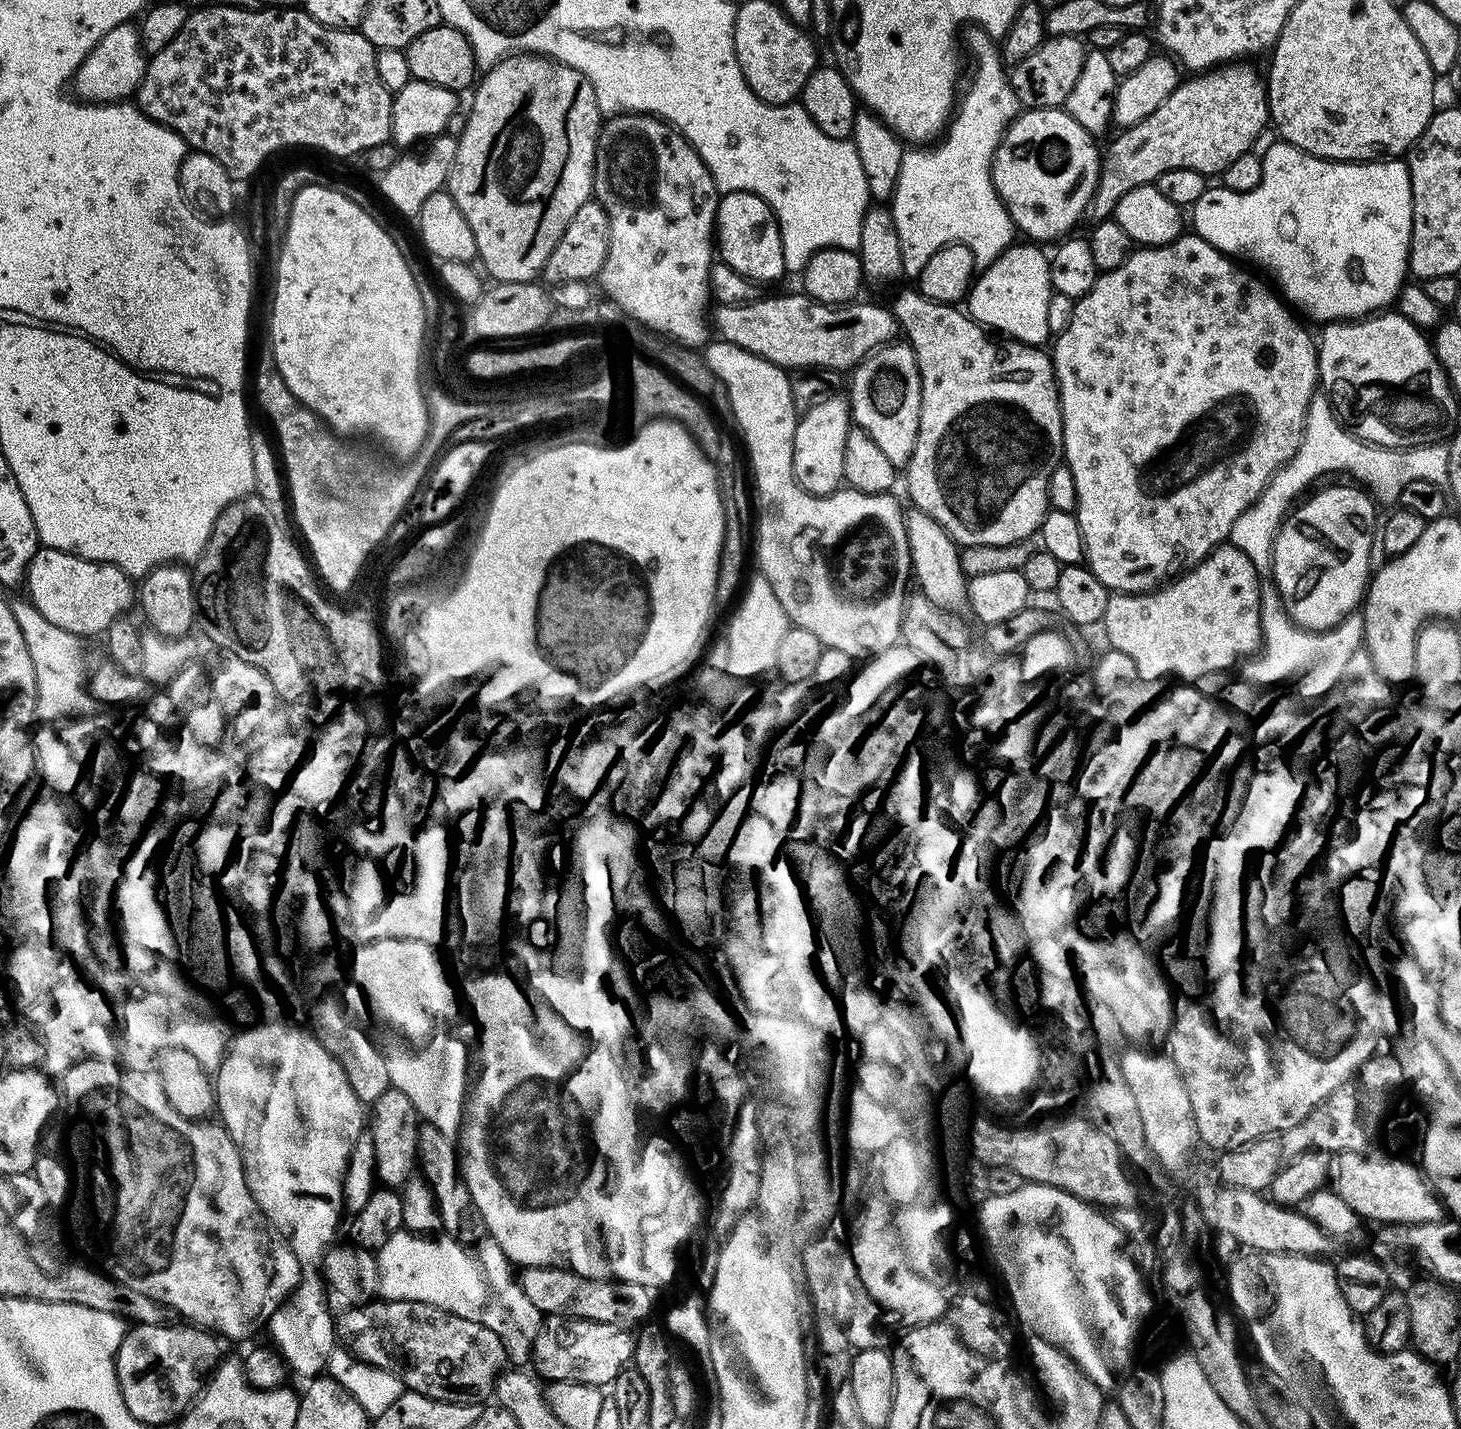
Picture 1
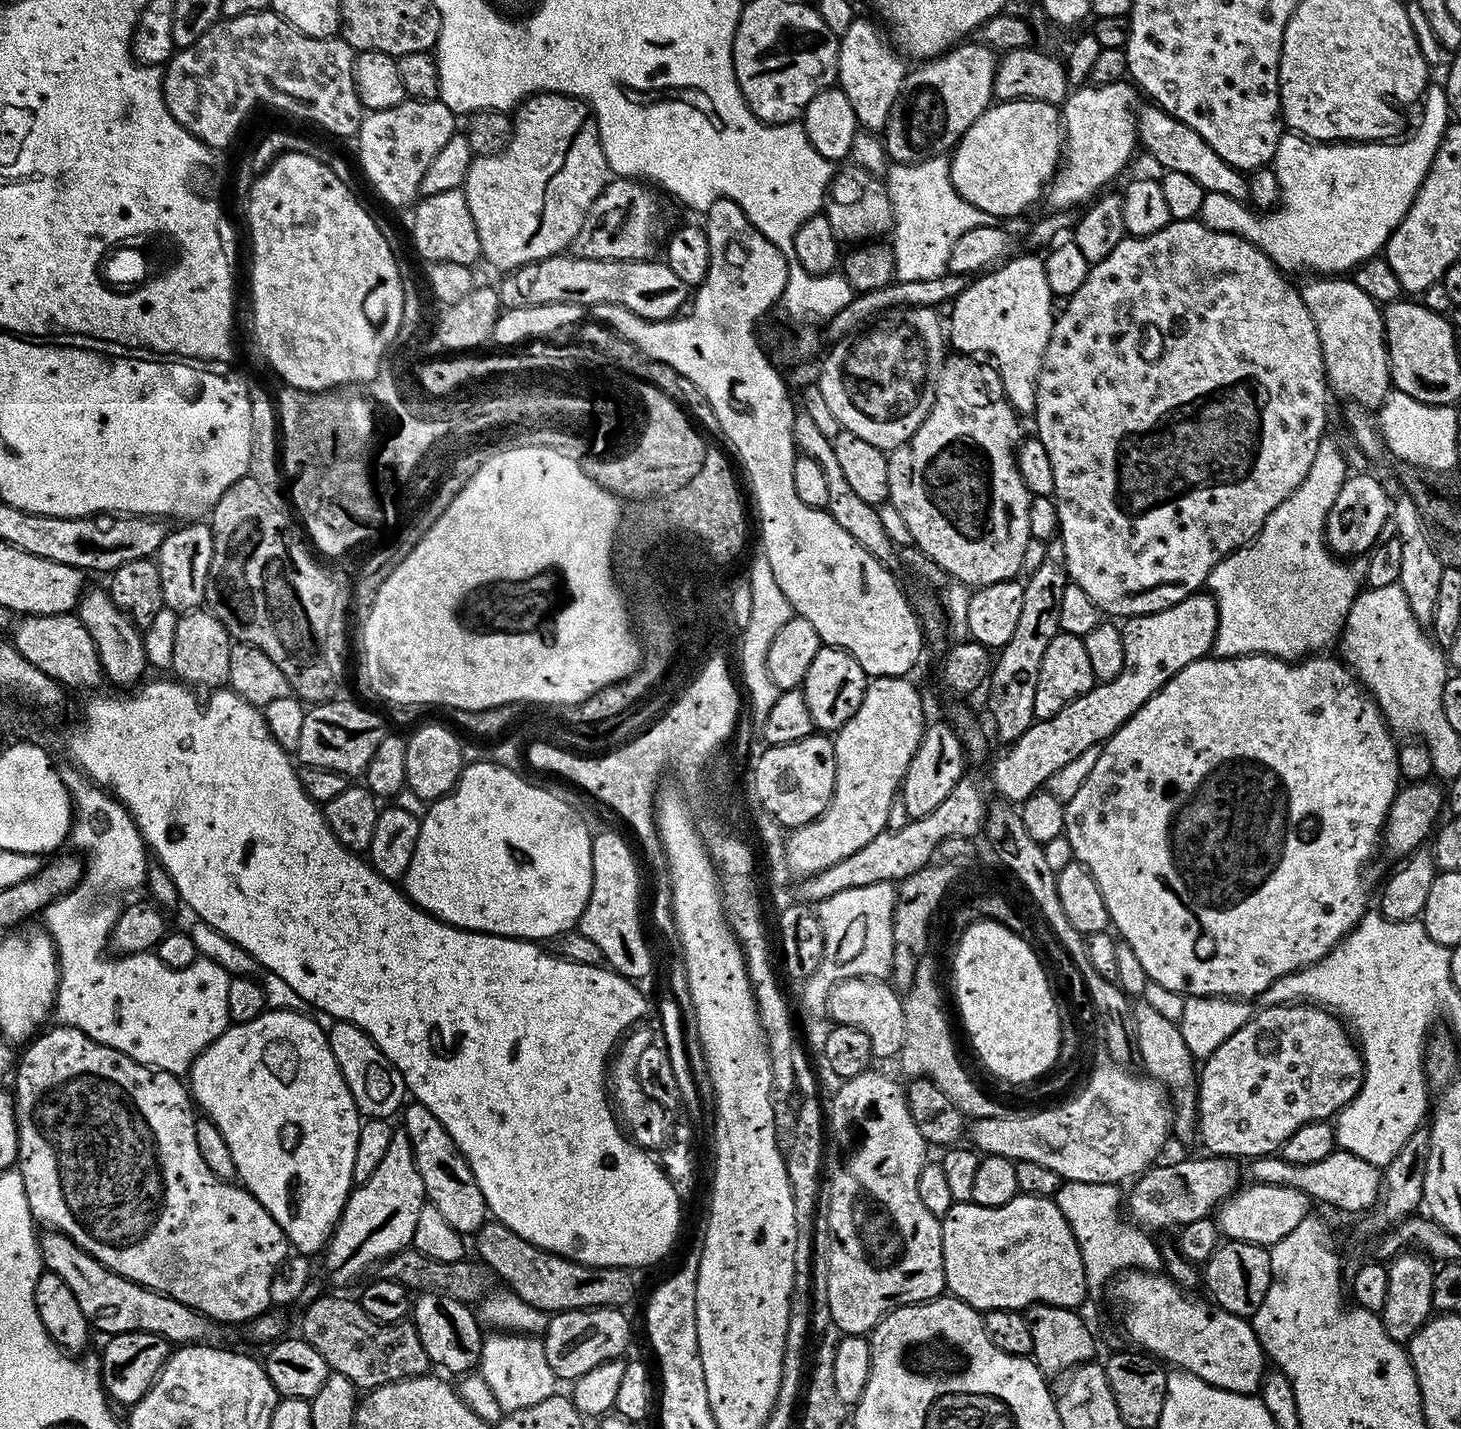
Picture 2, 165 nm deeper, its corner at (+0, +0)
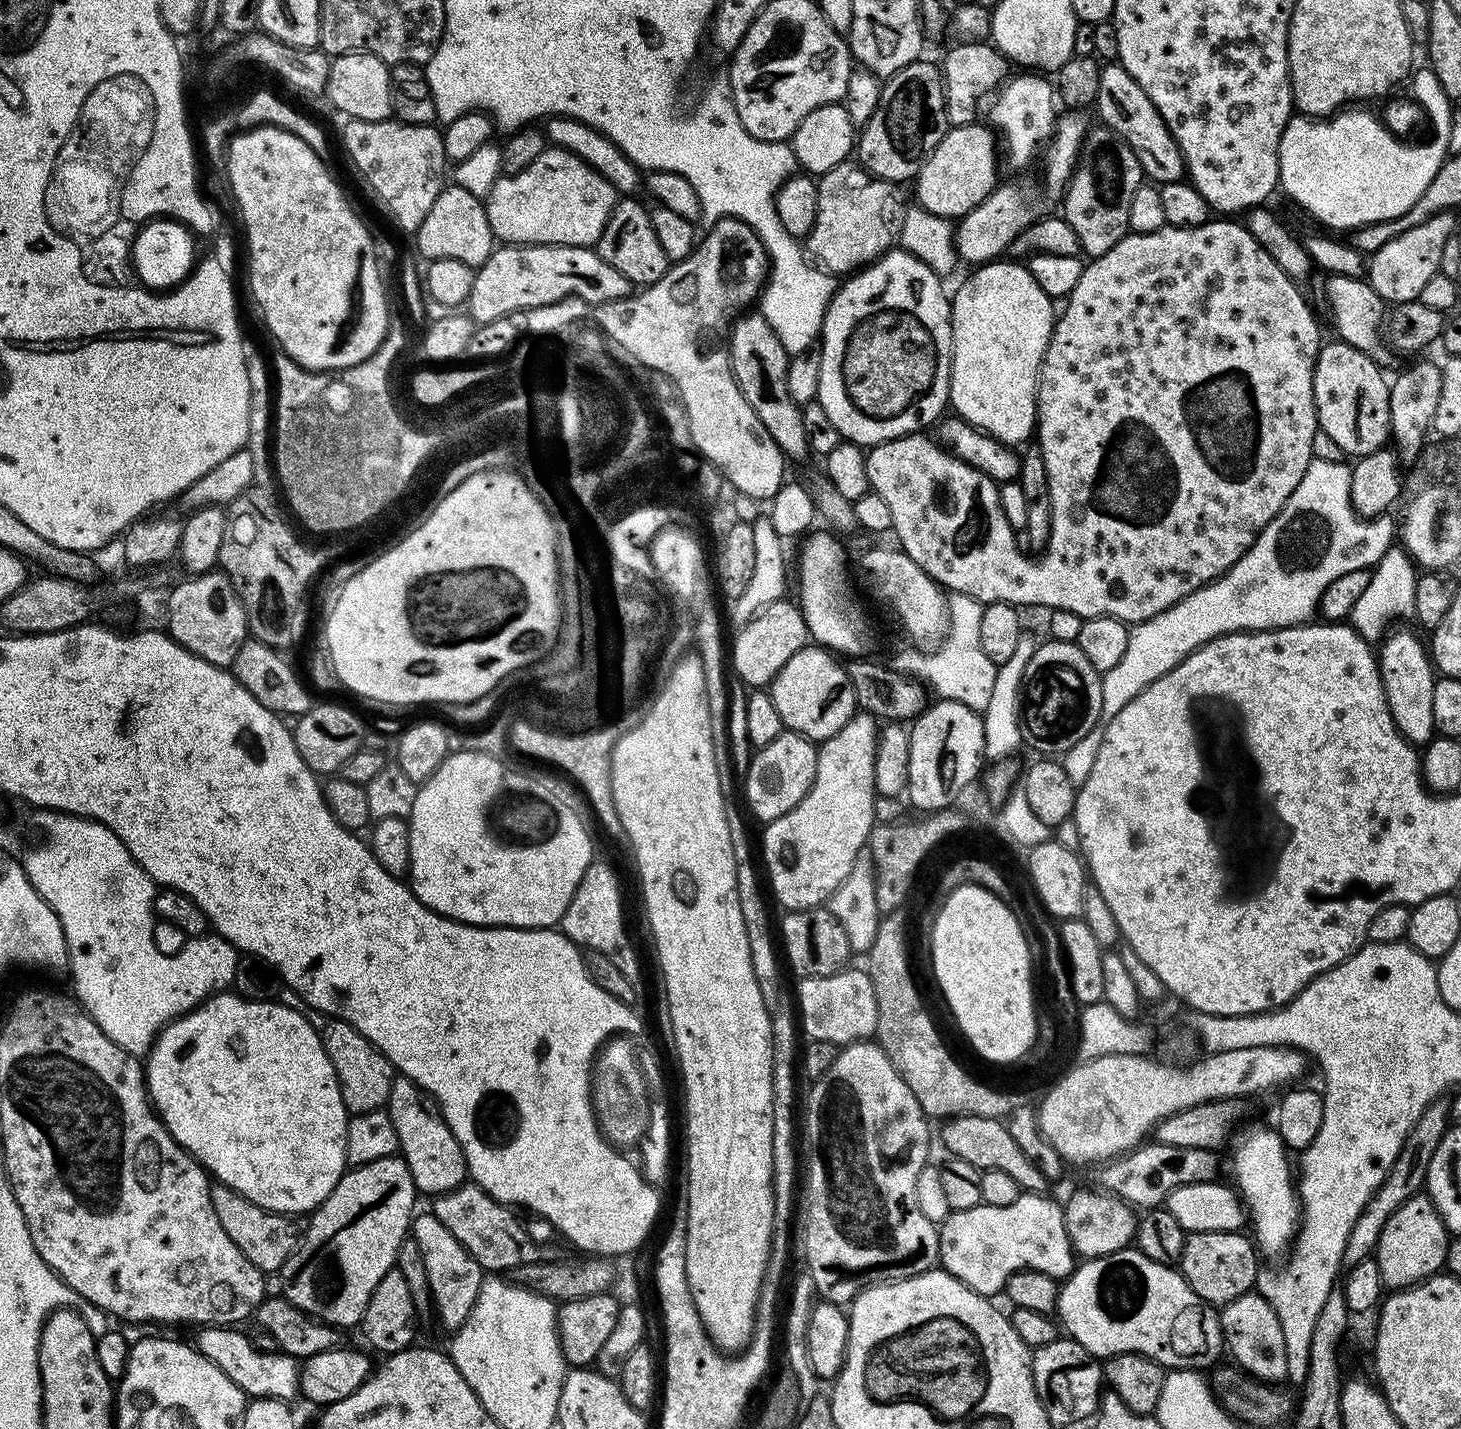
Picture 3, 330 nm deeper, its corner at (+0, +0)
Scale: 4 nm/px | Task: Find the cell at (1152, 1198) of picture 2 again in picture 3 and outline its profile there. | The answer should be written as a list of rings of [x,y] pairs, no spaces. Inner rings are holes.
[[[1080,1188],[1077,1192],[1070,1193],[1068,1201],[1063,1201],[1062,1204],[1066,1234],[1070,1234],[1075,1255],[1084,1260],[1102,1258],[1106,1254],[1114,1254],[1120,1248],[1129,1247],[1130,1241],[1136,1235],[1138,1219],[1137,1213],[1123,1200],[1119,1200],[1111,1192],[1092,1188]]]

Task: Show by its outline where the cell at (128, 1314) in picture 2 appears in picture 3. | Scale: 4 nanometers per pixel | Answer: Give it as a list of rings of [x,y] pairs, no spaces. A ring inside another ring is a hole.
[[[232,1326],[201,1327],[197,1331],[200,1333],[194,1340],[194,1347],[203,1356],[210,1358],[210,1362],[214,1362],[214,1366],[218,1366],[218,1370],[222,1370],[222,1374],[226,1374],[230,1382],[234,1382],[234,1386],[244,1391],[245,1397],[295,1401],[300,1391],[300,1364],[297,1357],[287,1356],[279,1350],[259,1352],[252,1345],[250,1337],[243,1336],[242,1333],[236,1331],[240,1330]]]

